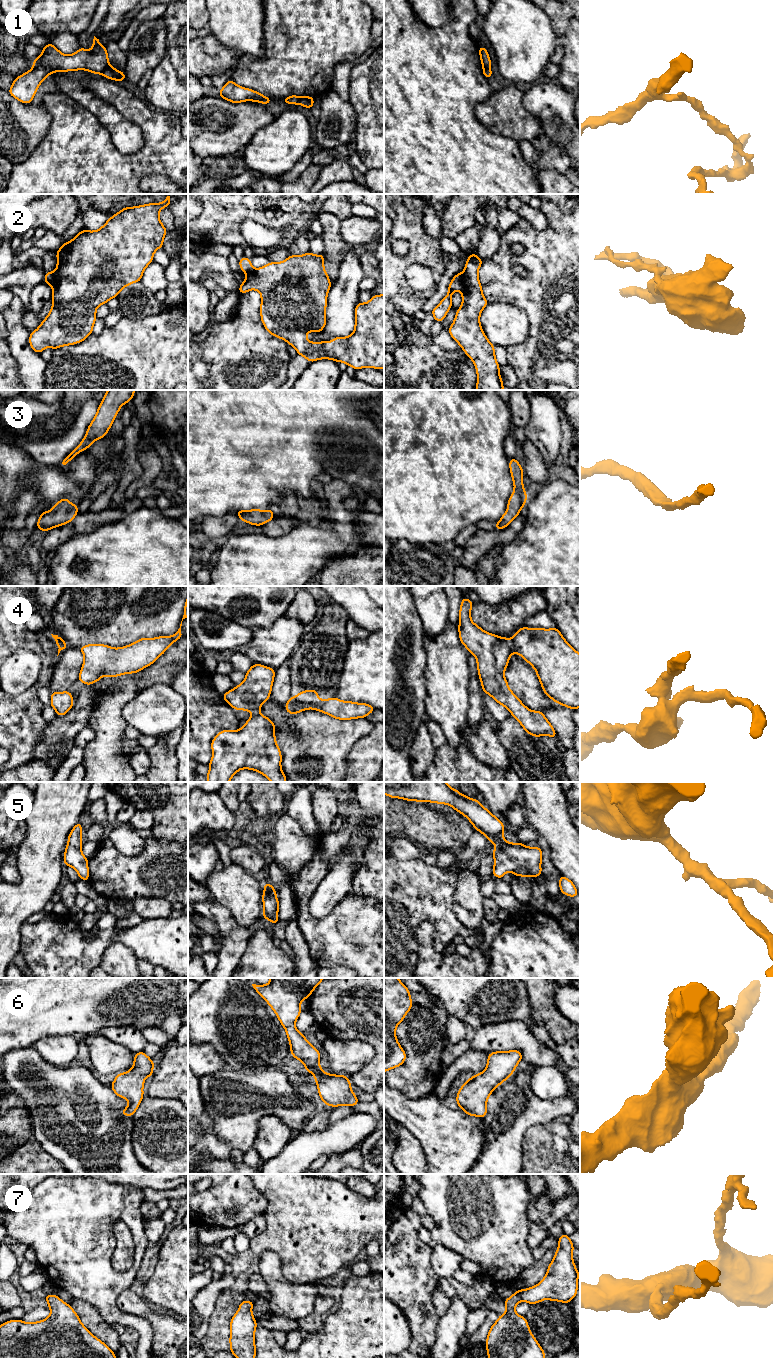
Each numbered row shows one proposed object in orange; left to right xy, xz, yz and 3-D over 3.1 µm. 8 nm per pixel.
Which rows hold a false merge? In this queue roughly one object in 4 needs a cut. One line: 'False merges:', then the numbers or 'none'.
False merges: 1, 2, 4

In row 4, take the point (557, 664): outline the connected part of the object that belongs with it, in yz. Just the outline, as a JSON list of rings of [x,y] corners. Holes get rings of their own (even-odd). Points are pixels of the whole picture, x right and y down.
[[[521,627],[511,638],[515,654],[519,654],[536,671],[544,693],[567,708],[580,708],[580,654],[564,639],[558,628]]]

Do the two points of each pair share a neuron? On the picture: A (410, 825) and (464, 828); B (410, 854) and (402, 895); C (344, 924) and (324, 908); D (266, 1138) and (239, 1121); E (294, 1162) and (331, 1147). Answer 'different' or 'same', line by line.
A: same
B: same
C: different
D: different
E: same

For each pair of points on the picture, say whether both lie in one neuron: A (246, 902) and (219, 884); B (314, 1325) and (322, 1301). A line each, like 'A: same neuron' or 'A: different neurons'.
A: same neuron
B: same neuron

